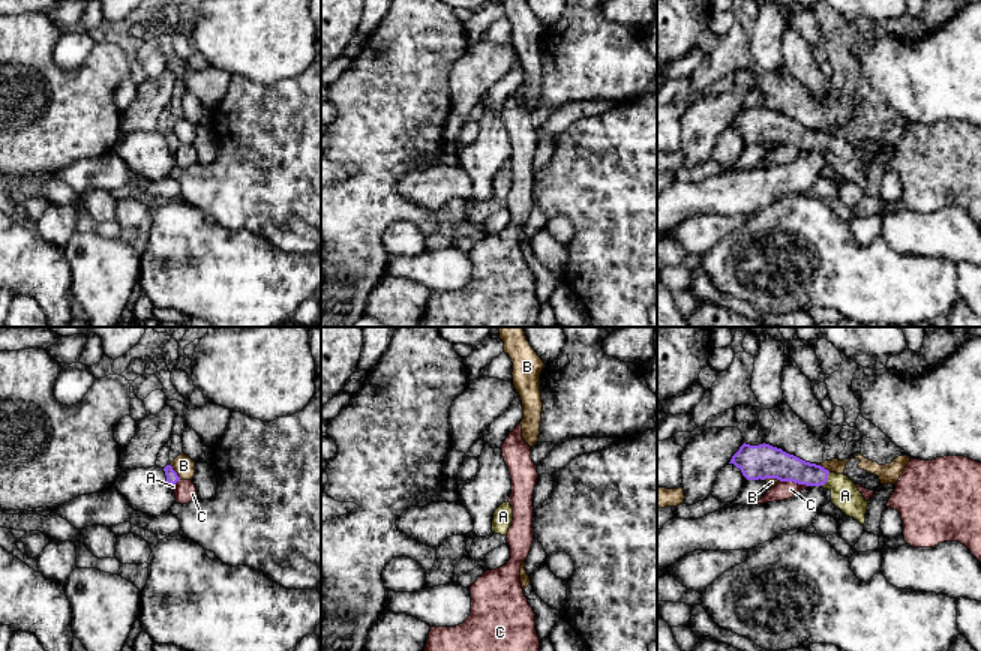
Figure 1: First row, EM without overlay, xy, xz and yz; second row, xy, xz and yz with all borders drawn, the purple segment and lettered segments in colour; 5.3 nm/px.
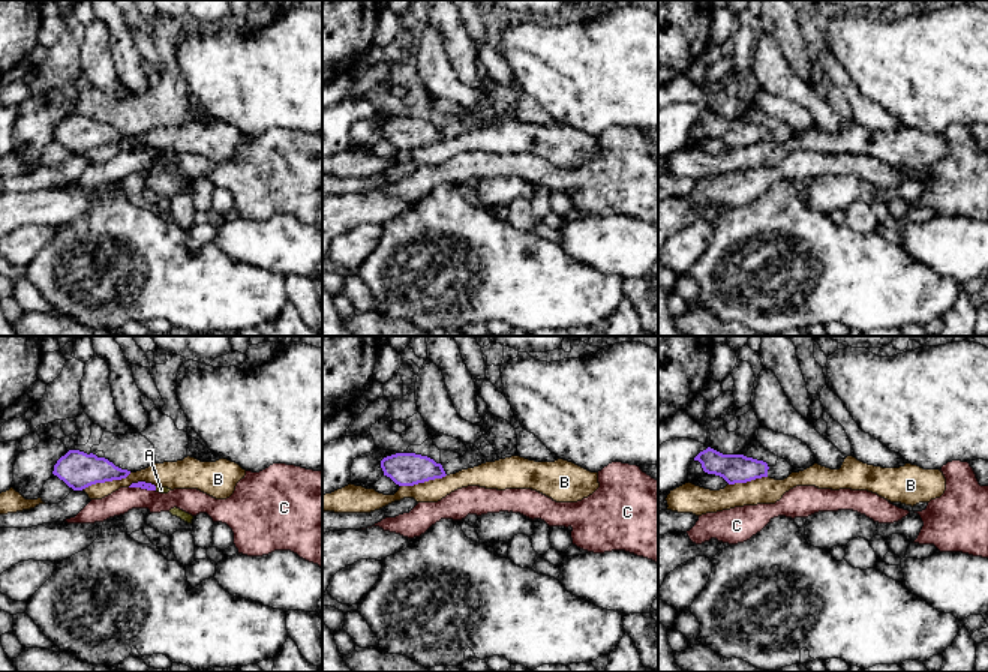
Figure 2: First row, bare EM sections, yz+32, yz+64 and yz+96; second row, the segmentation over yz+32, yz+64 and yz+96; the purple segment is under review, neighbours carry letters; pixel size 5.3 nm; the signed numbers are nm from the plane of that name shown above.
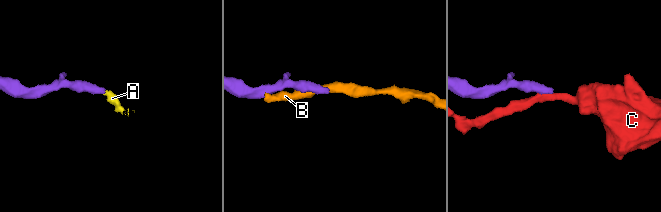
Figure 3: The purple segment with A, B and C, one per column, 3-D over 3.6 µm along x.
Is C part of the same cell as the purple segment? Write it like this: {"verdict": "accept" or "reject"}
{"verdict": "reject"}

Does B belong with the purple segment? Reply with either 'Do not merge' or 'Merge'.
Do not merge

